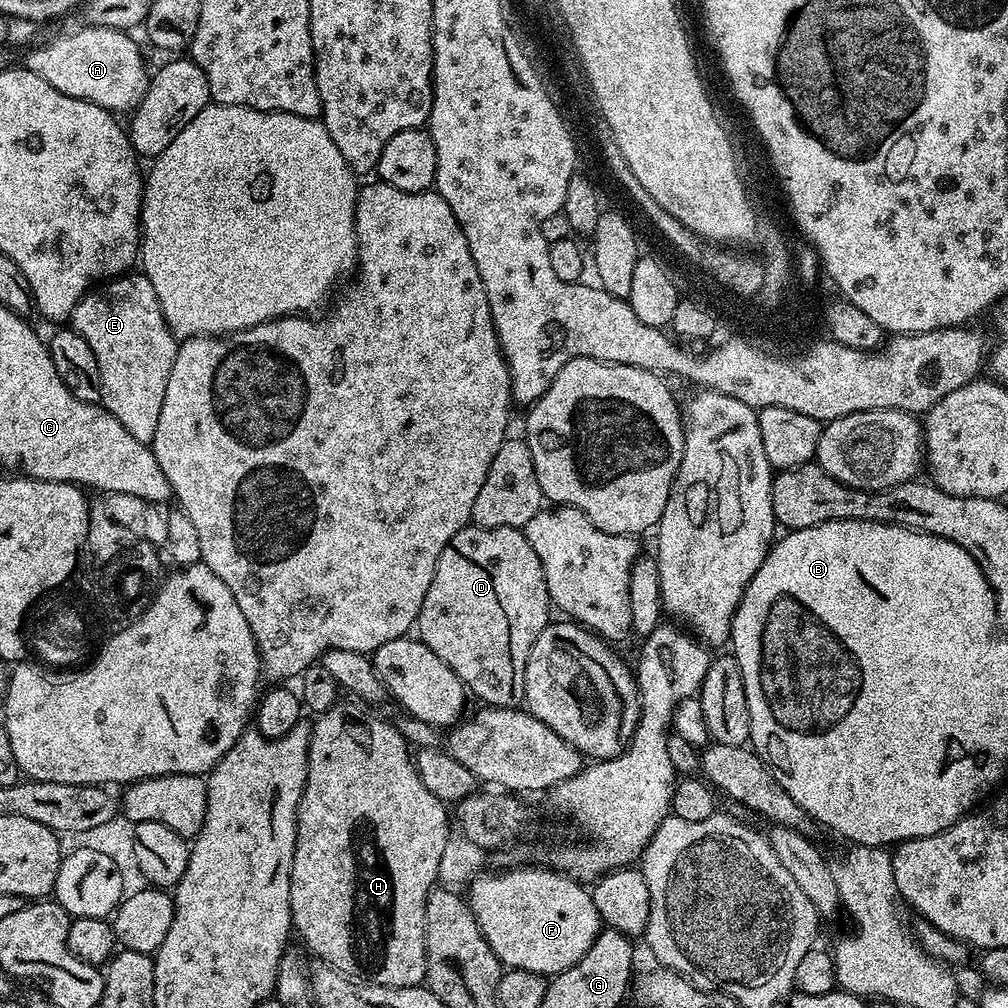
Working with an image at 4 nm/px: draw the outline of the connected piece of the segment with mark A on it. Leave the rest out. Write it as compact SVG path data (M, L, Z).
M80 26L77 32L56 36L30 49L22 64L38 78L46 78L54 90L70 94L70 98L94 102L94 106L102 106L113 114L128 114L139 106L150 77L139 46L128 36L131 35L127 31L118 28Z

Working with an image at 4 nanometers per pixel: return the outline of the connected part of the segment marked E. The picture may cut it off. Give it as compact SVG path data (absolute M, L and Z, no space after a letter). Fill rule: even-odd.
M132 270L93 287L74 306L70 327L78 334L82 334L90 350L94 350L98 374L102 374L102 407L110 414L114 414L114 418L118 418L118 422L126 426L129 434L133 438L138 438L138 442L151 445L154 429L158 426L158 414L162 414L162 398L166 398L166 382L170 382L170 370L174 366L178 337L172 333L162 314L158 294L154 294L150 278L146 278L143 271Z

